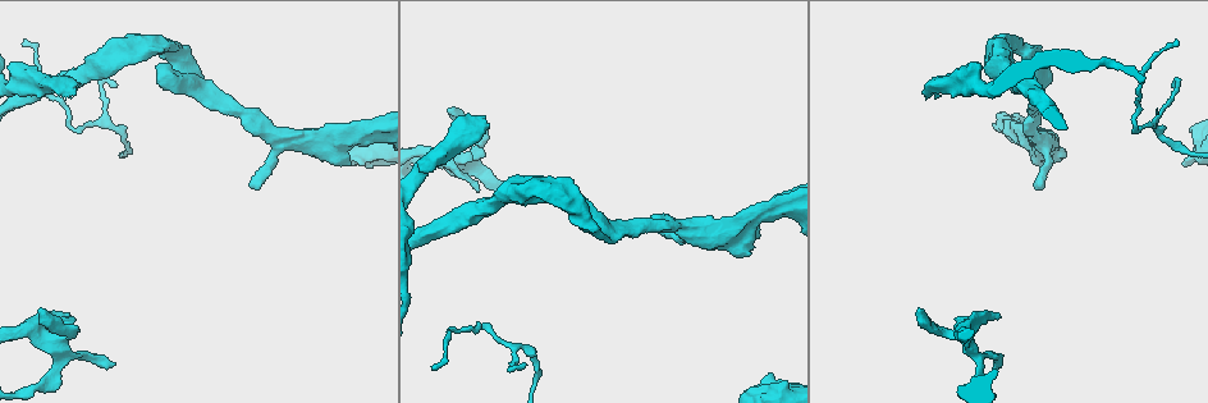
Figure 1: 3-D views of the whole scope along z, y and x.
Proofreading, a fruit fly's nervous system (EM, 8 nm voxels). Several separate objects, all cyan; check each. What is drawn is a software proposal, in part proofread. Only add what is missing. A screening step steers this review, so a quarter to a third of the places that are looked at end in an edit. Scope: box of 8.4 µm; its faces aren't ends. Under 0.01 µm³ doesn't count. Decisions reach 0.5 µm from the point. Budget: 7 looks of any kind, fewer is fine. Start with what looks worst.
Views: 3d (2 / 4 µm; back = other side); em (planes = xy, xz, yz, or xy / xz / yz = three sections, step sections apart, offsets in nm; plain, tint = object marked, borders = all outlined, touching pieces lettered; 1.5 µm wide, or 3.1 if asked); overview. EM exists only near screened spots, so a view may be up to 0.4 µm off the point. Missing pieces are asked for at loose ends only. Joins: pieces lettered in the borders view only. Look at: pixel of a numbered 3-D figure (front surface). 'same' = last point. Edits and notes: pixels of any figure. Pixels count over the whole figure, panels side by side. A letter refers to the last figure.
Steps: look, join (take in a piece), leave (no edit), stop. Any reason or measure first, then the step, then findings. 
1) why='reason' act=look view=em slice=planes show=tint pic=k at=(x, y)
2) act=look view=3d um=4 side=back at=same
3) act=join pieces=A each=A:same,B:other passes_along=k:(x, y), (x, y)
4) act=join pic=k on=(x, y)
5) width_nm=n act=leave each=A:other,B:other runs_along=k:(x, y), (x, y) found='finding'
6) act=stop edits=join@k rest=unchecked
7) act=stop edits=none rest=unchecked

why='free end' act=look view=3d um=2 side=back pic=1 at=(112, 364)

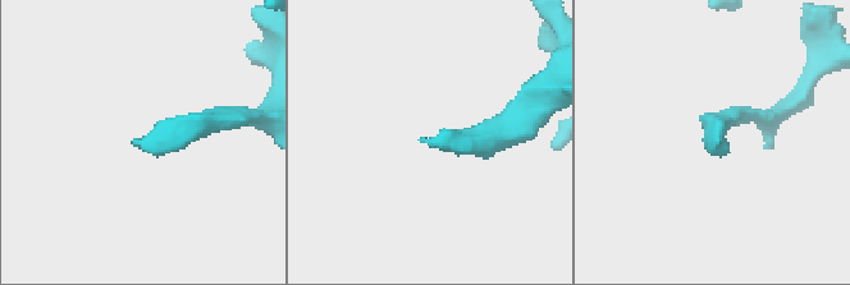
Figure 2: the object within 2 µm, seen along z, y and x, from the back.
why='now the EM' act=look view=em slice=yz step=4 show=tint pic=2 at=(420, 141)

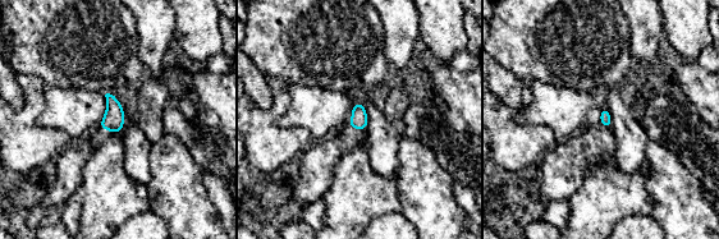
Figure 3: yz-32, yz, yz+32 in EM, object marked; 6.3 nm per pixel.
why='cut it another way' act=look view=em slice=planes show=borders at=same

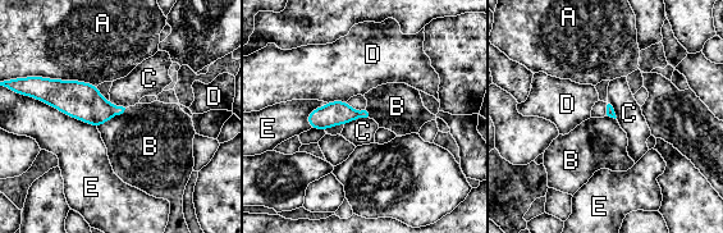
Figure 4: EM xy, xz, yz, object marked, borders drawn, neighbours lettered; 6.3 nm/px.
longest_contact=E:420nm act=join pieces=B each=A:other,B:same,C:other,D:other,E:other passes_along=4:(79, 100), (111, 117), (142, 142) found='the neuron continues'

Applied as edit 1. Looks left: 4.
why='an open end' act=look view=em slice=xy step=4 show=tint pic=1 at=(925, 95)

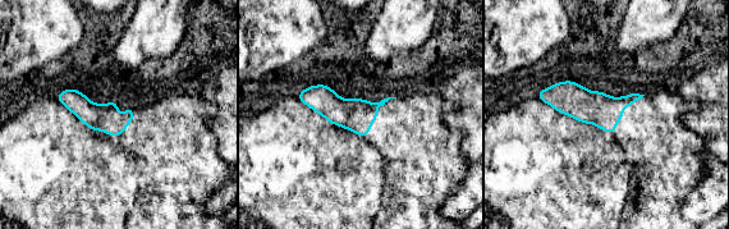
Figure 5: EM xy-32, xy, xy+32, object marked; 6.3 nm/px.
why='cut it another way' act=look view=em slice=planes show=borders at=same

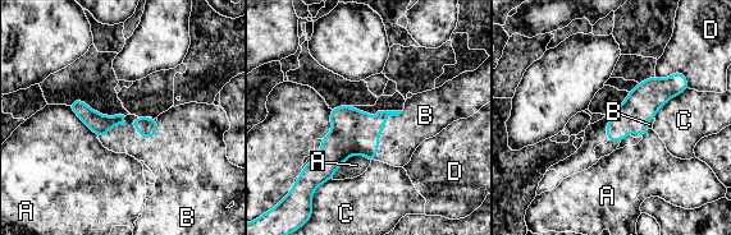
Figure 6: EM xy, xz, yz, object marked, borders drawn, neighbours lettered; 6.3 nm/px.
longest_contact=B:360nm act=join pieces=B each=A:other,B:same,C:other,D:other found='it goes on there'

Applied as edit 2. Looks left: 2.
why='redraw' act=look view=overview

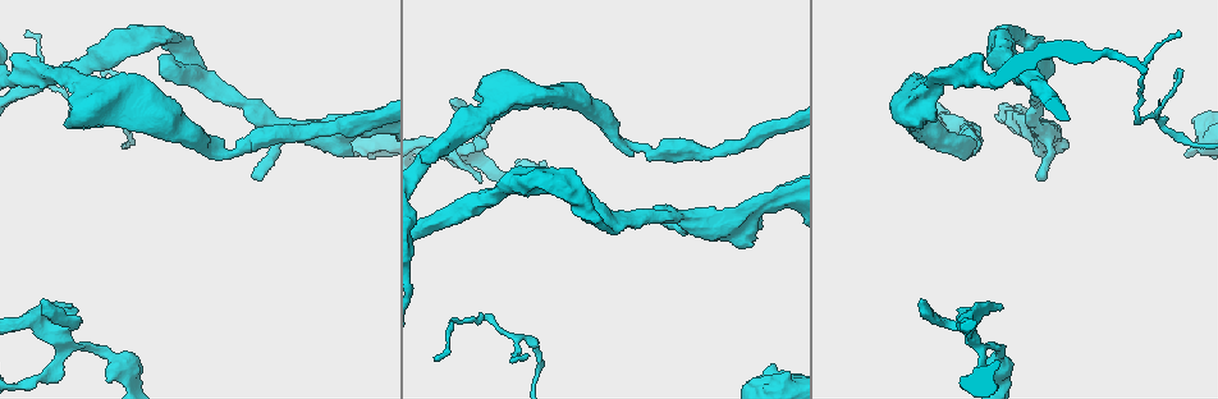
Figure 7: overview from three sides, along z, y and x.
why='thin end' act=look view=em slice=planes show=borders pic=7 at=(40, 303)

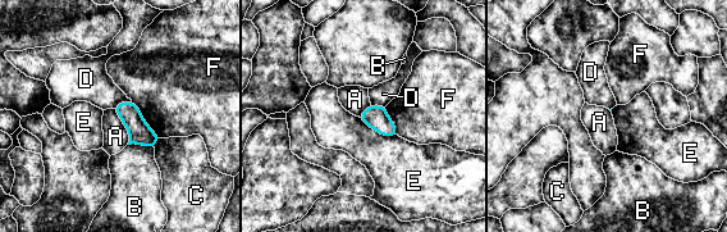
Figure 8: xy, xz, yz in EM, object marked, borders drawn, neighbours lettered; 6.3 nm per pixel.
act=leave each=A:other,B:other,C:other,D:other,E:other,F:other border=8:(113, 109), (128, 133), (128, 144) found='none of them fits'

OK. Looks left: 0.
act=stop edits=join@4,join@6 rest=unchecked

